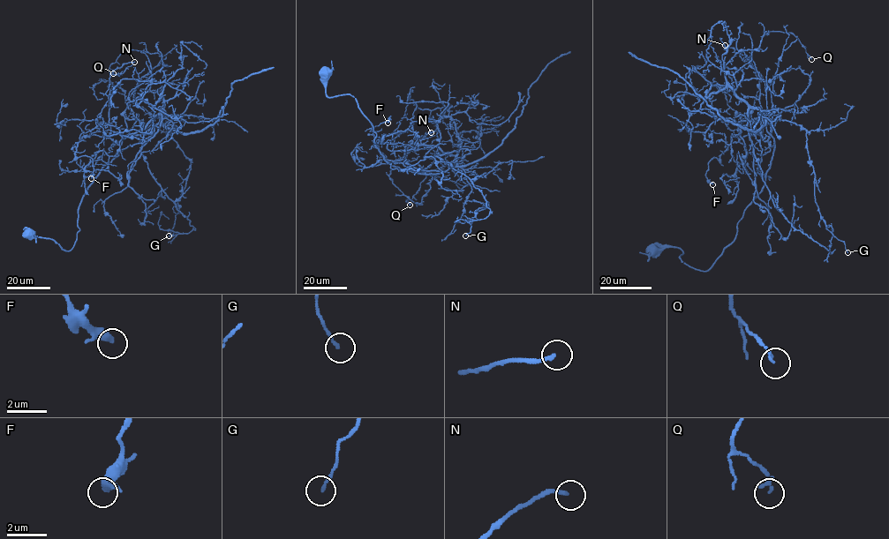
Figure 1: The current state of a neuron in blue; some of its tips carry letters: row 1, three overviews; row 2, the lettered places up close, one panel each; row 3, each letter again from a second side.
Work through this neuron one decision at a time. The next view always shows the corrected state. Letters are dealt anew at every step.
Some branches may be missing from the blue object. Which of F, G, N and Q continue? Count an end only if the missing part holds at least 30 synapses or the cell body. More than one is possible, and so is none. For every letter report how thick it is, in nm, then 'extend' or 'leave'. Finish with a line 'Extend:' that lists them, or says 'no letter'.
F: 440 nm | leave
G: 140 nm | leave
N: 180 nm | leave
Q: 140 nm | leave
Extend: no letter

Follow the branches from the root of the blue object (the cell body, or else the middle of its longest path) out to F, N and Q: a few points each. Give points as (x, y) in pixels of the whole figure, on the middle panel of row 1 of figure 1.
F: (323, 70), (326, 93), (356, 99), (388, 163), (450, 168), (390, 163), (372, 130), (387, 123)
N: (323, 70), (326, 93), (356, 99), (391, 165), (445, 172), (450, 167), (424, 170), (405, 162), (431, 132)
Q: (323, 70), (326, 93), (356, 99), (392, 166), (445, 172), (463, 131), (463, 159), (431, 170), (410, 205)

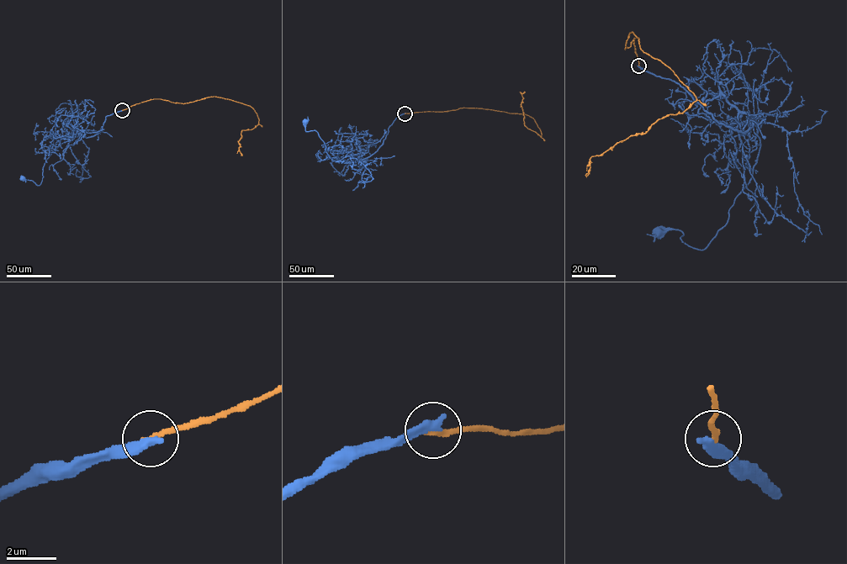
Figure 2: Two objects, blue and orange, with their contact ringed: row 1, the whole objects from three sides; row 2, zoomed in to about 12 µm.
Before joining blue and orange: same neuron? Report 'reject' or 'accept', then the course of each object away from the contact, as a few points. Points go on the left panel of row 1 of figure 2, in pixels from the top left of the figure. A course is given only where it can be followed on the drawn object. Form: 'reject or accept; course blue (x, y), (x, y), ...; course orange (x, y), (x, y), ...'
reject; course blue (122, 110), (107, 116), (98, 133), (90, 137), (76, 133), (54, 150), (43, 168), (39, 185), (22, 178); course orange (122, 110), (154, 99), (185, 103), (215, 96), (249, 106), (259, 121), (251, 129), (241, 131), (242, 155)

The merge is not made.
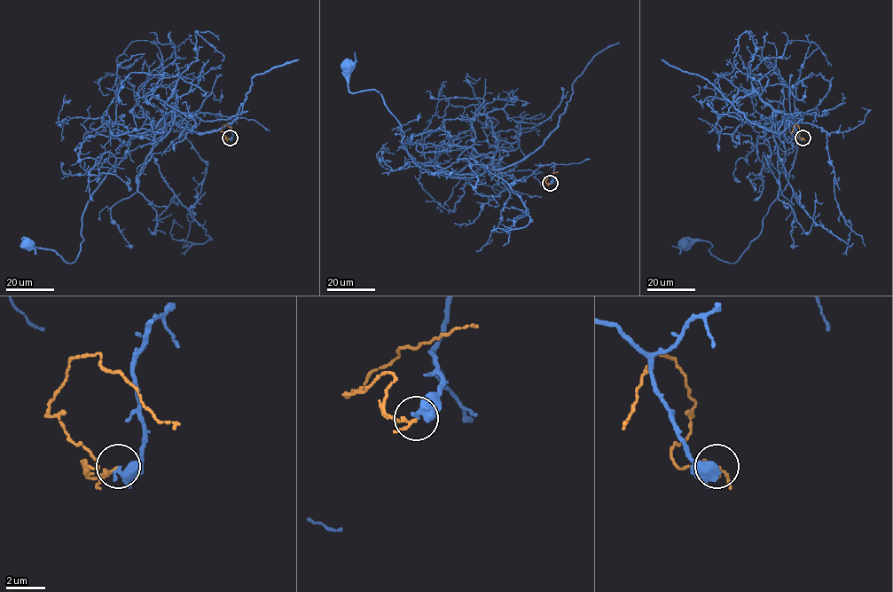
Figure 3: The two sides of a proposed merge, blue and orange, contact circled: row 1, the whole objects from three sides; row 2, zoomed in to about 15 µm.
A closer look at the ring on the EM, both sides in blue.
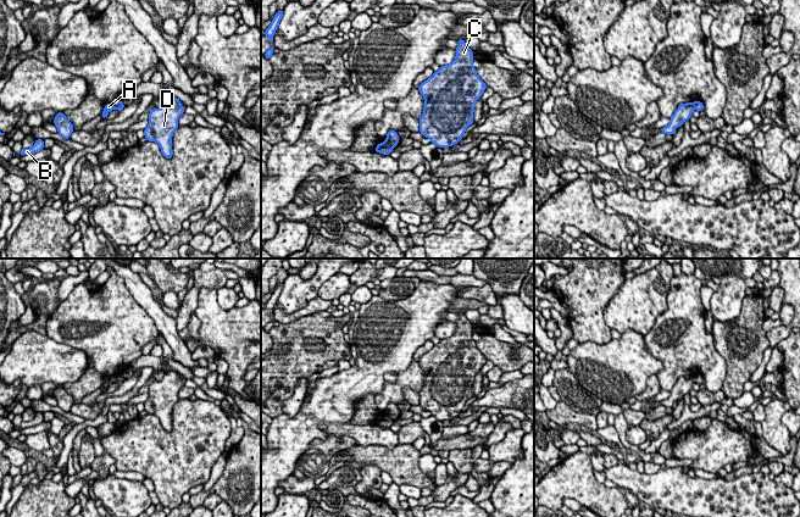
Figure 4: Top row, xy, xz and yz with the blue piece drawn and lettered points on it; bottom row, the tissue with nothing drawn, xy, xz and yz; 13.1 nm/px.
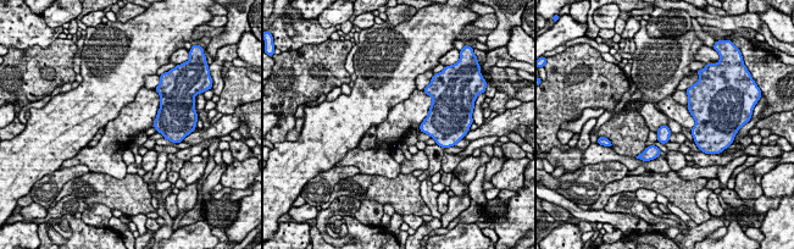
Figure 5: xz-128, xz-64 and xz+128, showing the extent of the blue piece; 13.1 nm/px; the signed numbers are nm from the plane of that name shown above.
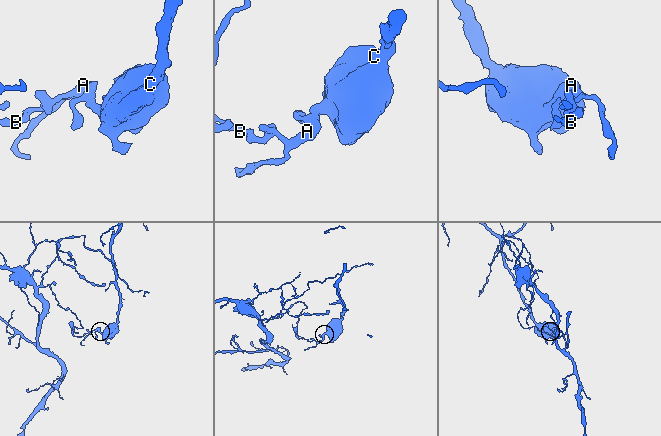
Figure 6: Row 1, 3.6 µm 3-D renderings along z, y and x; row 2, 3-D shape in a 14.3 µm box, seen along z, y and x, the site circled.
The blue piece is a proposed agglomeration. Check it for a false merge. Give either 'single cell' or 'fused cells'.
fused cells

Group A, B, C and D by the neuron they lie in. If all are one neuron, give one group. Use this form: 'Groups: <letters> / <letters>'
Groups: A B / C D

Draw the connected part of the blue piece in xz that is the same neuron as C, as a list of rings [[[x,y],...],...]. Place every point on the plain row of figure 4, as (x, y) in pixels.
[[[459,312],[457,316],[455,333],[449,338],[440,339],[432,350],[418,360],[418,365],[426,374],[423,387],[418,393],[420,406],[441,422],[459,417],[466,401],[474,395],[476,374],[487,362],[485,356],[479,351],[473,339],[473,324],[463,312]]]

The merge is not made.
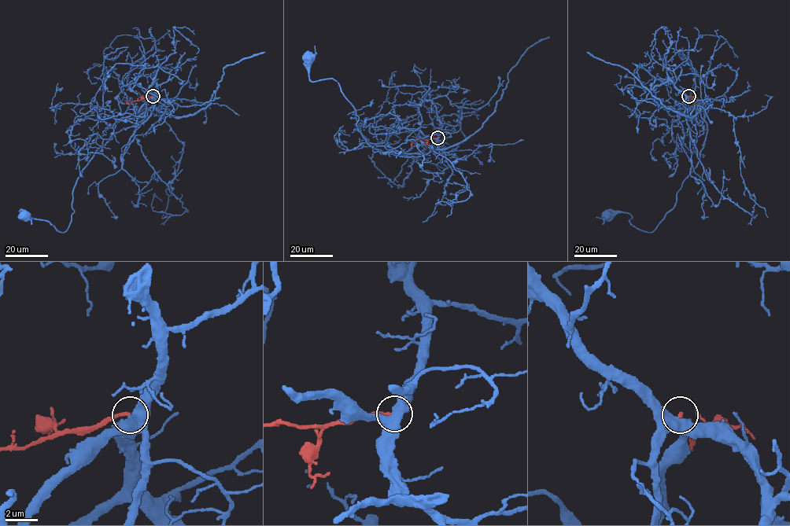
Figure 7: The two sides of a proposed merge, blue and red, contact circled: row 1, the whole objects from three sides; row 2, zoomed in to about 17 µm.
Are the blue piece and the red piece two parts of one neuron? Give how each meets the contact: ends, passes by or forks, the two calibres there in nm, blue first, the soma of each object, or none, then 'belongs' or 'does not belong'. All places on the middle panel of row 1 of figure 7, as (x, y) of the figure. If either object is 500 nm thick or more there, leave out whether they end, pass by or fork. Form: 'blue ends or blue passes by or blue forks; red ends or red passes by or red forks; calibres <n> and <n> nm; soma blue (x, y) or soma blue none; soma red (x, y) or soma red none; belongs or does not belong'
calibres 550 and 240 nm; soma blue (308, 57); soma red none; does not belong

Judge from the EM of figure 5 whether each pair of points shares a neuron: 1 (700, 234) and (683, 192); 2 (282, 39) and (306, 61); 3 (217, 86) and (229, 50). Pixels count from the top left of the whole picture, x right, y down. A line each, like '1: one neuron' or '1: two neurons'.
1: two neurons
2: two neurons
3: one neuron

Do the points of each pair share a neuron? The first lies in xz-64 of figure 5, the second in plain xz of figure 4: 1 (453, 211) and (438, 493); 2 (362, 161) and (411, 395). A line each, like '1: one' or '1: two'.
1: one
2: two

